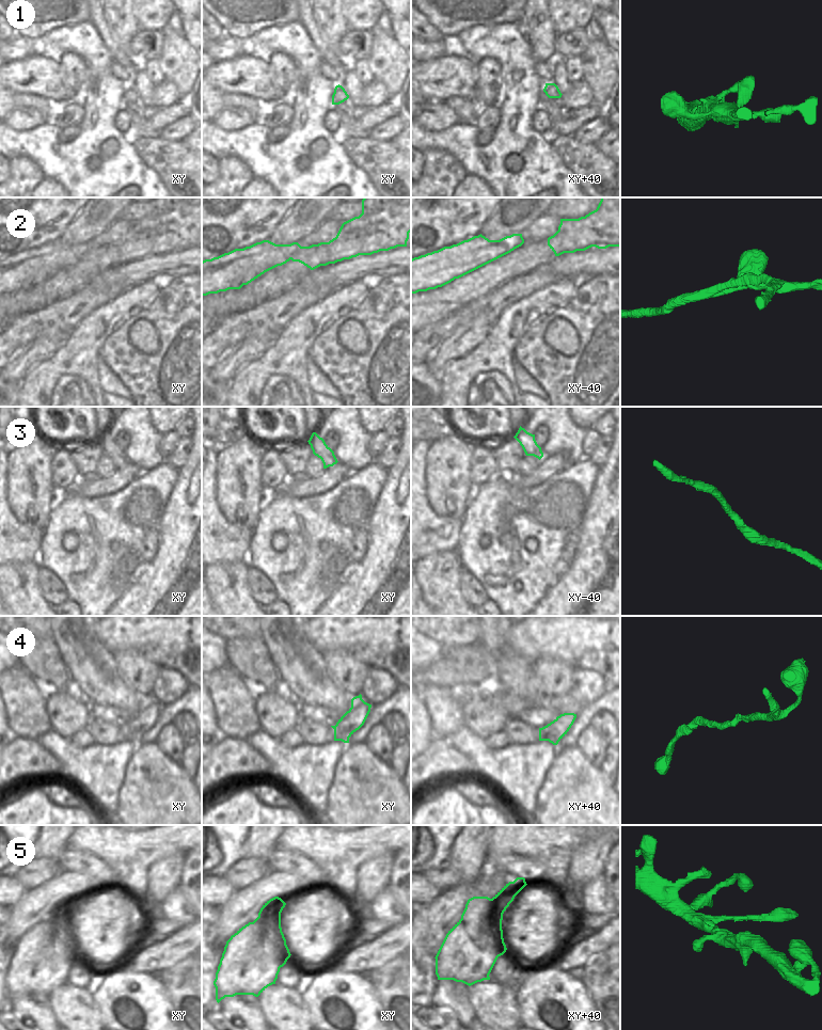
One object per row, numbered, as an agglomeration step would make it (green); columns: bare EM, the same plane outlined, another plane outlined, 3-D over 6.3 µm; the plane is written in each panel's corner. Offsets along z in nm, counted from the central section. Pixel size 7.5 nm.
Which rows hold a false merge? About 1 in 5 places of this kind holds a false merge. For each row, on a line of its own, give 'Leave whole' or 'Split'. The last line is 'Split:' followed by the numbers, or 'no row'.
1: Leave whole
2: Split
3: Leave whole
4: Leave whole
5: Leave whole
Split: 2

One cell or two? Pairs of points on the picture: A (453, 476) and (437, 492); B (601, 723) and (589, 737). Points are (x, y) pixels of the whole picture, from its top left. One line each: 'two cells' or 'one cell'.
A: one cell
B: two cells

